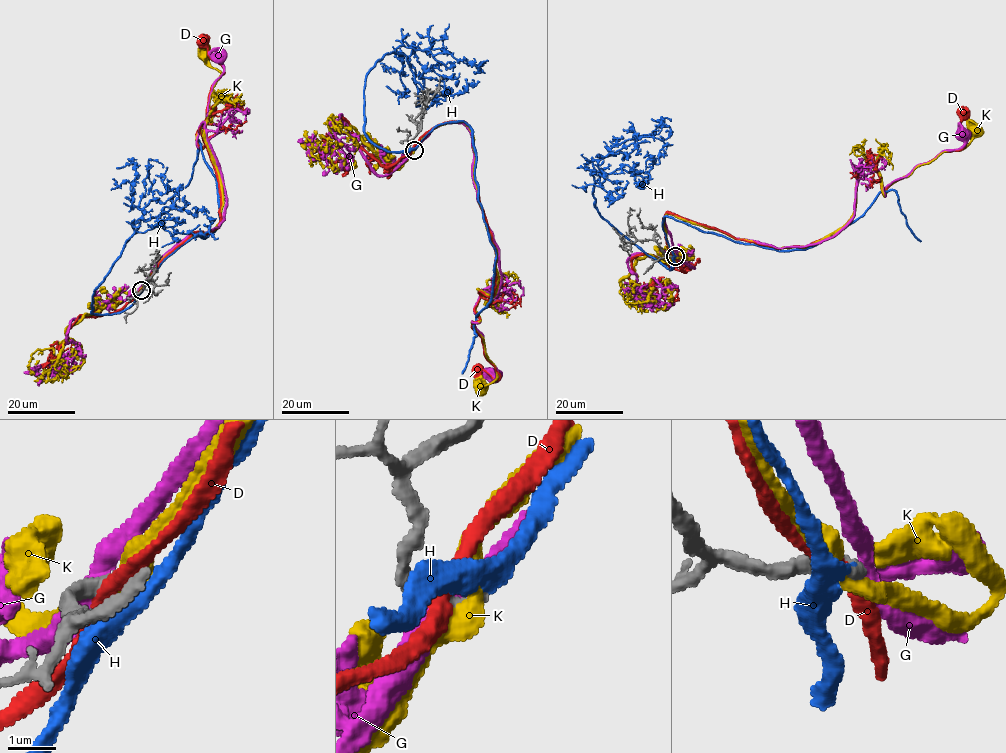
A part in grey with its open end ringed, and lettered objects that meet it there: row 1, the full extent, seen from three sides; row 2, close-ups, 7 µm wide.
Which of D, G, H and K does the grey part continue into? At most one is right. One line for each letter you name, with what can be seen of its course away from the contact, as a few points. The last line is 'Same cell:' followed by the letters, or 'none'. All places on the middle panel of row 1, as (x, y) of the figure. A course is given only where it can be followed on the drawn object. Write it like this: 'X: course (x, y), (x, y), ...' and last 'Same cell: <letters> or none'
H: course (414, 150), (437, 125), (462, 121), (472, 131), (479, 203), (496, 261), (492, 299), (476, 317), (462, 373)
Same cell: H

